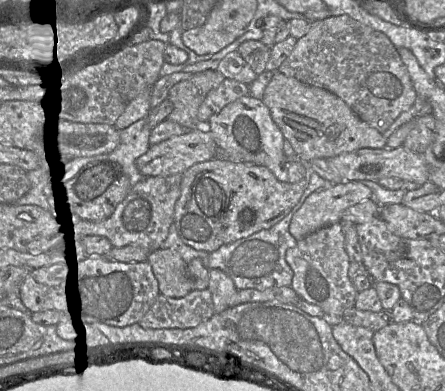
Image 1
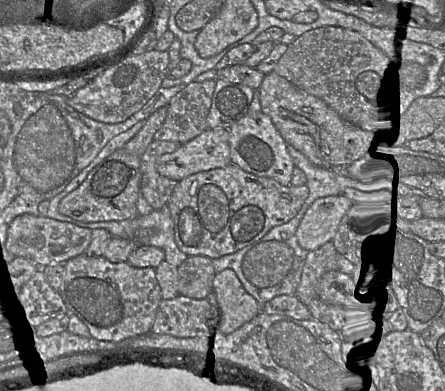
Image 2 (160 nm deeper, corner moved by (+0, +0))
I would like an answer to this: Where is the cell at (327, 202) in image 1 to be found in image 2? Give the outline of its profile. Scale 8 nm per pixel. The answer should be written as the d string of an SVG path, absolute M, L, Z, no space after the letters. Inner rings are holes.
M343 194L316 199L297 228L299 245L307 251L312 251L333 241L342 218L353 205Z

